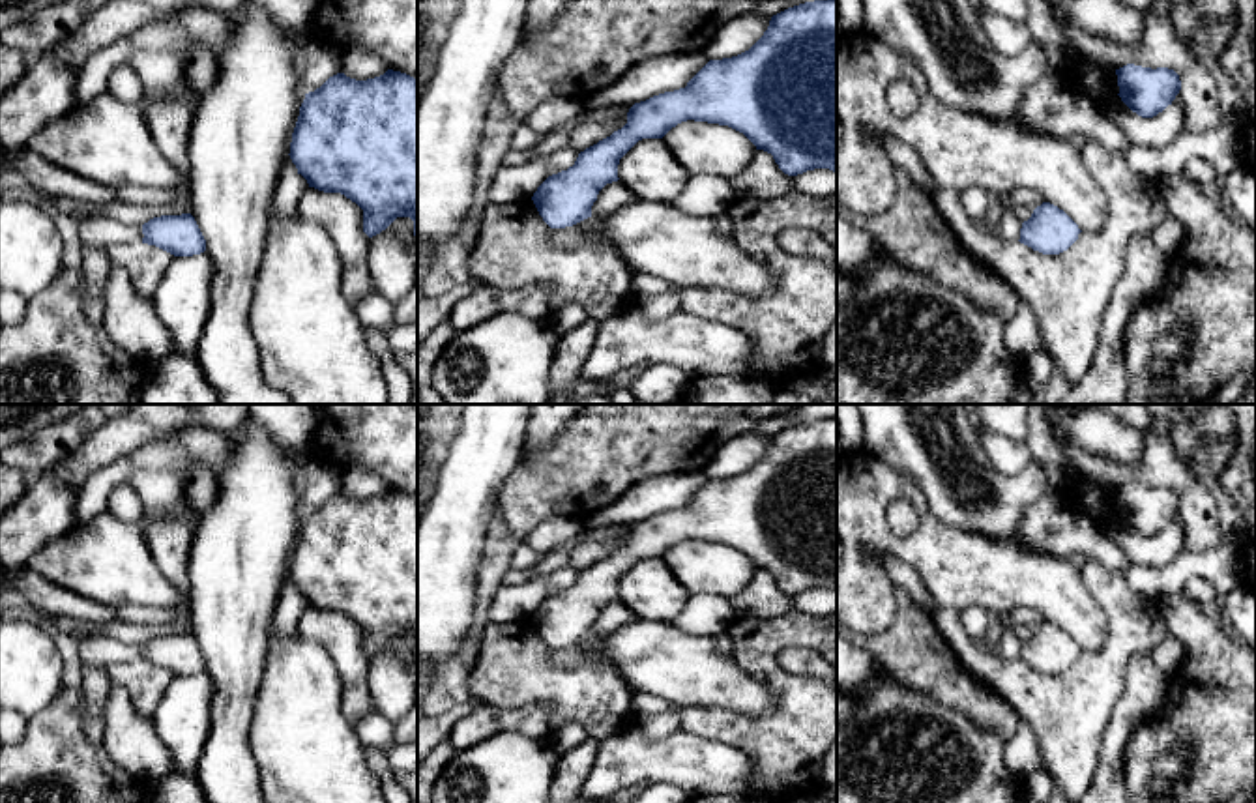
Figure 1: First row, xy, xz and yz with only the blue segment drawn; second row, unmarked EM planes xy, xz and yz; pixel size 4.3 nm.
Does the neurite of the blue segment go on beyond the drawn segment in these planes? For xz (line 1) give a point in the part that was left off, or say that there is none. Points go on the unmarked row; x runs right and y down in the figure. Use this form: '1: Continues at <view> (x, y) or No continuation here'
1: No continuation here

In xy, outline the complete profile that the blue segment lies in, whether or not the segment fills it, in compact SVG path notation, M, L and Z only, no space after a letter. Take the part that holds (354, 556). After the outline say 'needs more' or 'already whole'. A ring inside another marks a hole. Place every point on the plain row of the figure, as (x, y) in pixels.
M393 489L367 500L344 492L329 496L320 507L305 513L288 575L309 606L341 612L363 629L363 651L369 657L386 650L397 636L410 636L417 659L417 498Z; already whole

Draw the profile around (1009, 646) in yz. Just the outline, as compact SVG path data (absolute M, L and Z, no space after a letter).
M1007 627L1003 631L1003 636L998 646L1000 646L1000 655L1003 655L1005 659L1020 659L1022 642L1015 635L1015 627Z

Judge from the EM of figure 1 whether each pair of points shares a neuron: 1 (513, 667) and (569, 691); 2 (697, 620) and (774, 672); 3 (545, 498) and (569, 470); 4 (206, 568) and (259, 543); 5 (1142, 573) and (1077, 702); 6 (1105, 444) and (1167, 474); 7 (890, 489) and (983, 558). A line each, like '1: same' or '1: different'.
1: same
2: different
3: same
4: same
5: different
6: different
7: same

